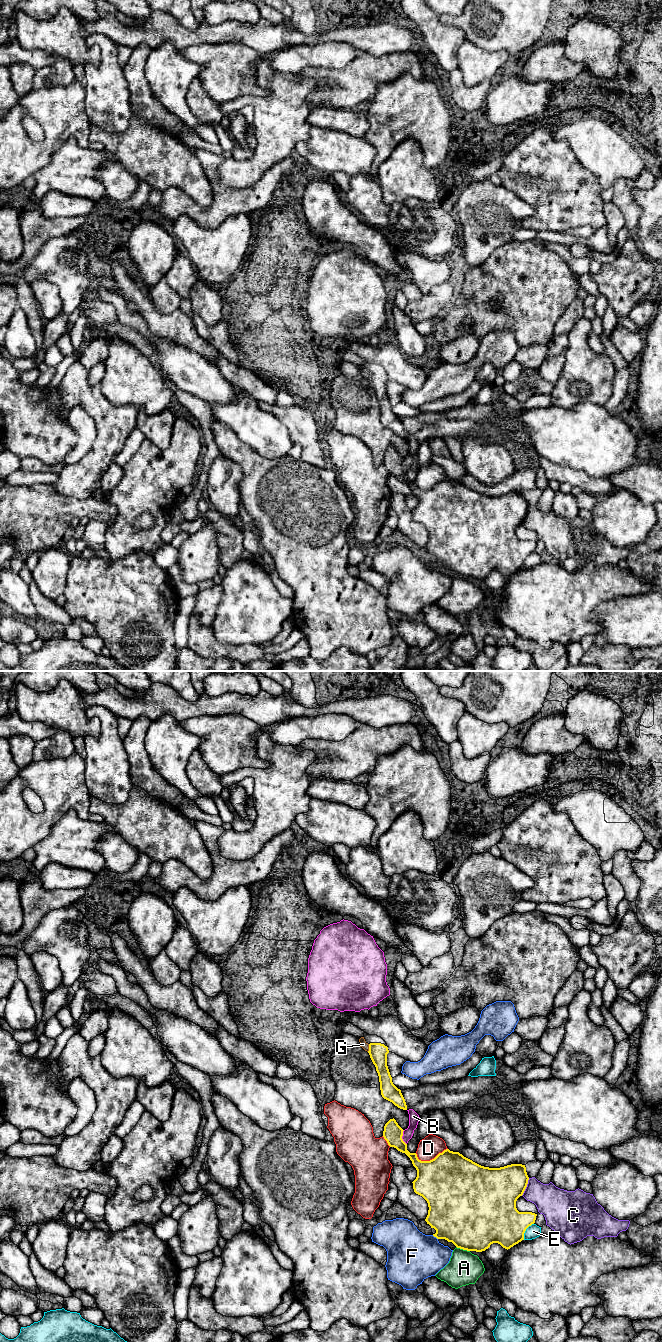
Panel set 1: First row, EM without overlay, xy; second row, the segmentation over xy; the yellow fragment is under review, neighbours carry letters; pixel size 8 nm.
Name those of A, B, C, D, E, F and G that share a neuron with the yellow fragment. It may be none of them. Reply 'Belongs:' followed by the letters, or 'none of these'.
Belongs: none of these

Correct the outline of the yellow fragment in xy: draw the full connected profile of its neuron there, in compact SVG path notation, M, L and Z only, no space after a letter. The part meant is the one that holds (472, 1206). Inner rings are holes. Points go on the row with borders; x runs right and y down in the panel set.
M393 1118L385 1124L383 1137L390 1147L405 1153L416 1168L413 1189L428 1203L425 1221L436 1230L434 1237L452 1242L457 1248L476 1252L485 1251L493 1243L508 1250L524 1240L526 1229L535 1223L537 1216L532 1212L519 1212L516 1208L516 1201L523 1195L529 1180L525 1165L484 1167L449 1149L430 1161L421 1161L416 1153L407 1150L402 1139L403 1131Z

